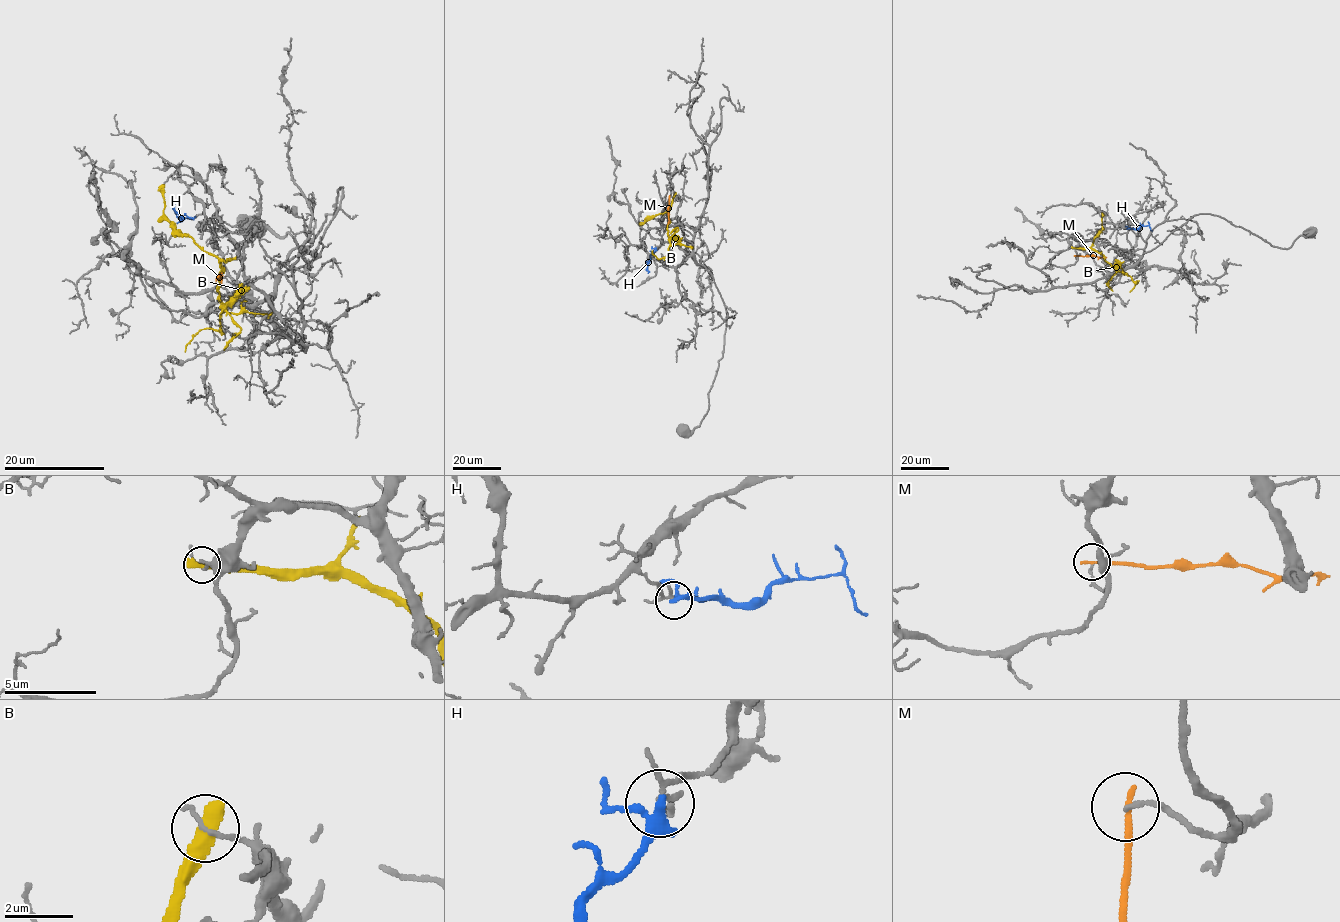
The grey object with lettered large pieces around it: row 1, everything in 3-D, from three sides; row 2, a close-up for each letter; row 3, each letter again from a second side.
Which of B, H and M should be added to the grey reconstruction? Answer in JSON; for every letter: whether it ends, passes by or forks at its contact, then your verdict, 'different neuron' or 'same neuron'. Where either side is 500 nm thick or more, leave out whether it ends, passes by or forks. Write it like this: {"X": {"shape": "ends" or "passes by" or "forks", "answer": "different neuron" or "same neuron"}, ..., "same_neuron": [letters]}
{"B": {"shape": "ends", "answer": "different neuron"}, "H": {"shape": "passes by", "answer": "different neuron"}, "M": {"shape": "ends", "answer": "different neuron"}, "same_neuron": []}

